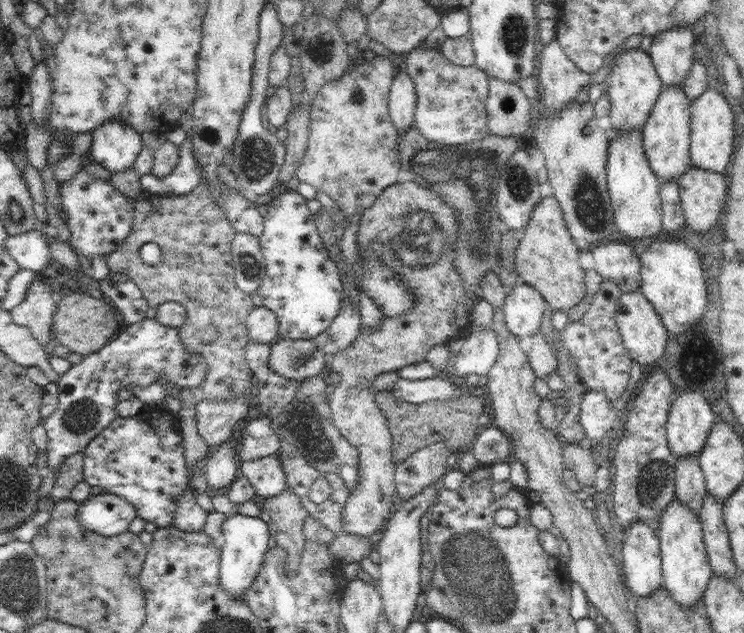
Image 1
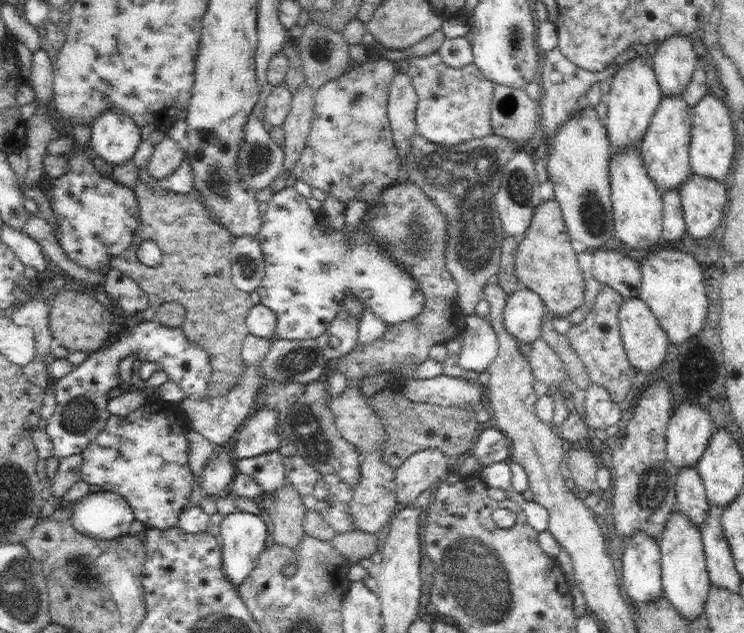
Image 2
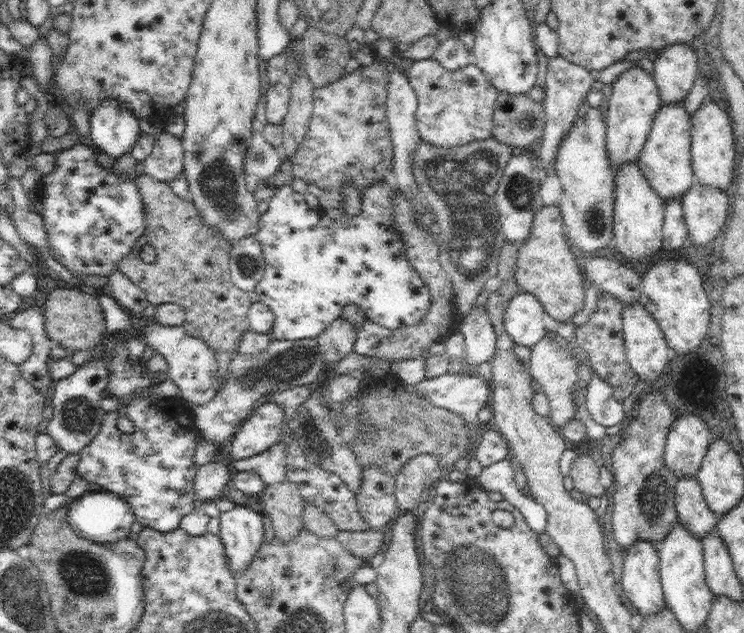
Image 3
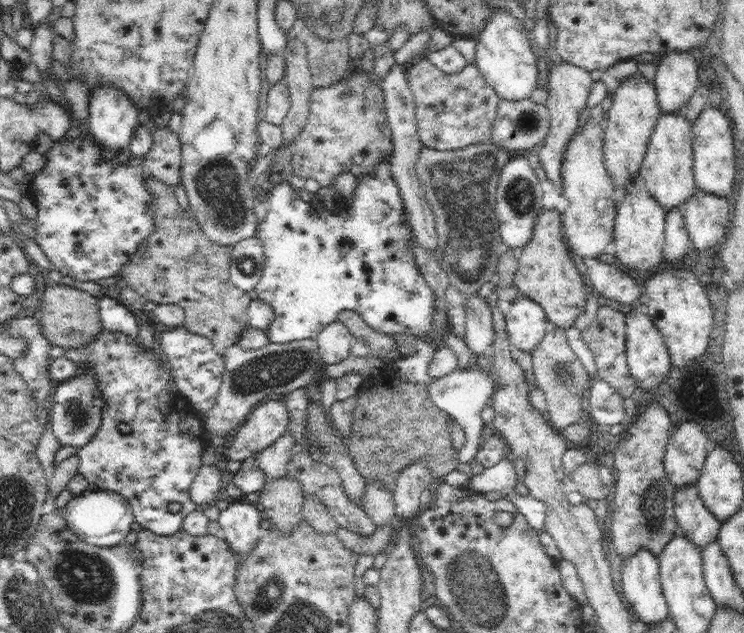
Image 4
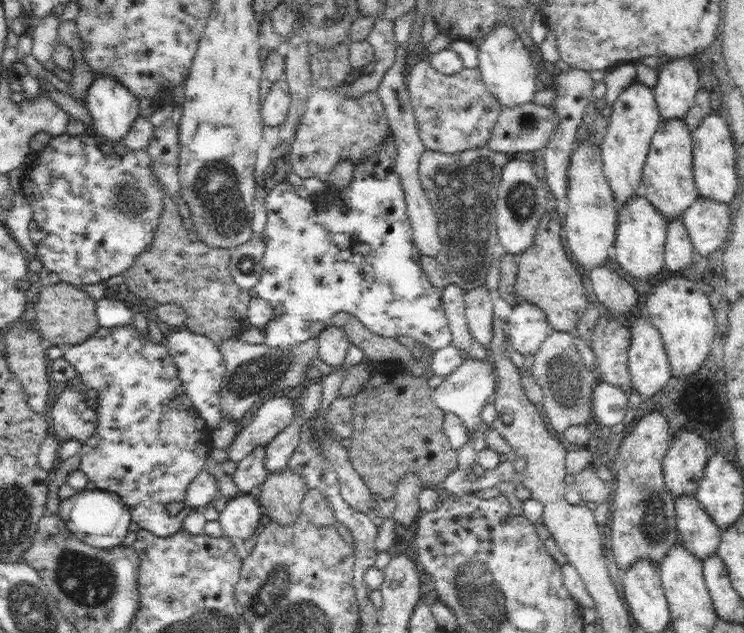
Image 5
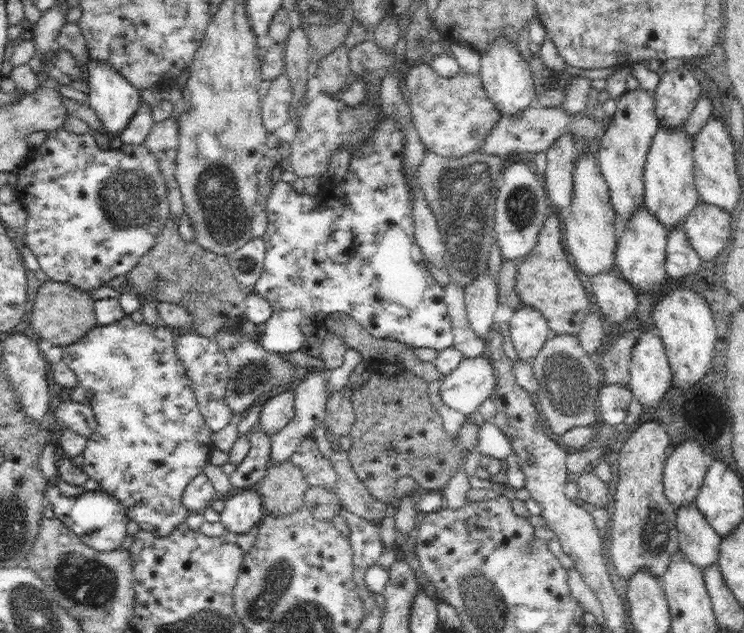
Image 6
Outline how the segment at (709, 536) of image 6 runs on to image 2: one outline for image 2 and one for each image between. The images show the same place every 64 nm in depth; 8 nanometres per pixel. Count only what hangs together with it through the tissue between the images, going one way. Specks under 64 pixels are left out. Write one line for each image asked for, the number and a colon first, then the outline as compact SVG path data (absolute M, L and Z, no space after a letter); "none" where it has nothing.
2: M679 466L675 480L675 506L685 512L685 516L689 516L701 530L709 500L695 466Z
3: M679 476L675 484L675 510L679 520L699 536L699 540L717 528L717 516L707 508L697 476Z
4: M683 484L683 486L675 486L675 494L673 494L673 510L675 510L675 520L677 526L683 530L683 534L693 540L693 544L697 544L701 550L711 542L717 540L719 536L719 526L721 520L715 518L715 514L711 514L695 484Z
5: M695 494L673 496L677 532L695 558L707 558L721 542L721 530L699 504Z

